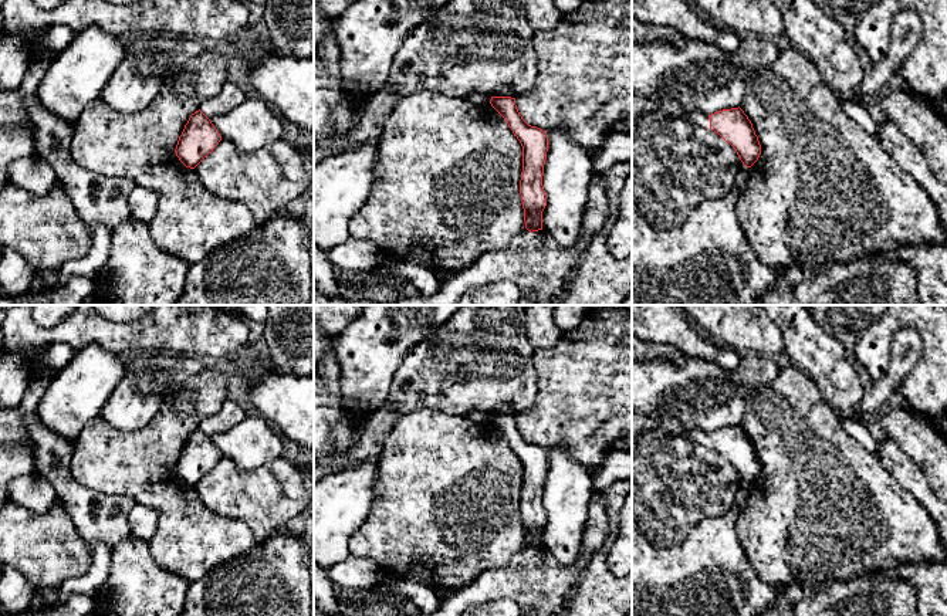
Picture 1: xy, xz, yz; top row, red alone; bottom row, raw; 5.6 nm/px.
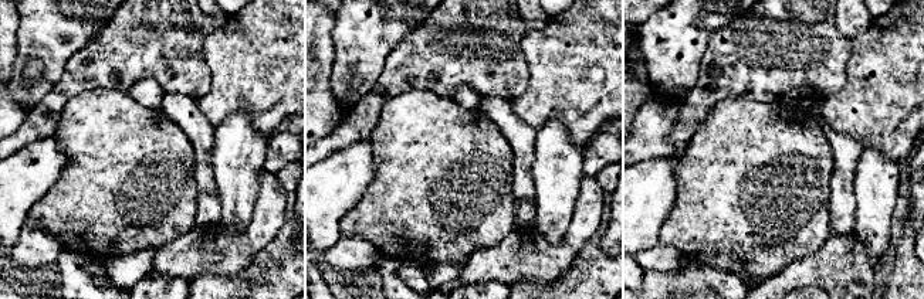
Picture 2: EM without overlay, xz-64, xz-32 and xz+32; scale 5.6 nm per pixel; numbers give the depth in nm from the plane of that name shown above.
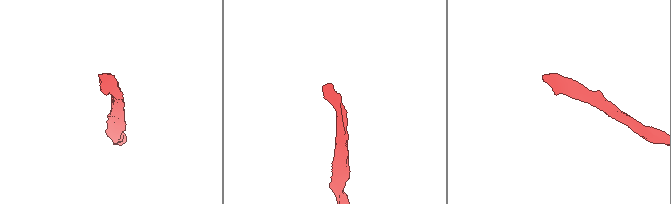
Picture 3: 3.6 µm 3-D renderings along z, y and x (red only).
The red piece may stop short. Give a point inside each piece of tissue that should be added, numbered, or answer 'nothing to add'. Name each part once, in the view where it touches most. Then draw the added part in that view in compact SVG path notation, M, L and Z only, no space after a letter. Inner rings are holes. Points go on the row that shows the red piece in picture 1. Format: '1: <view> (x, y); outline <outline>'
1: yz (697, 118); outline M701 112L687 114L686 119L690 123L694 123L700 128L710 129L710 119L708 119L708 115L706 115L706 114L701 114Z

